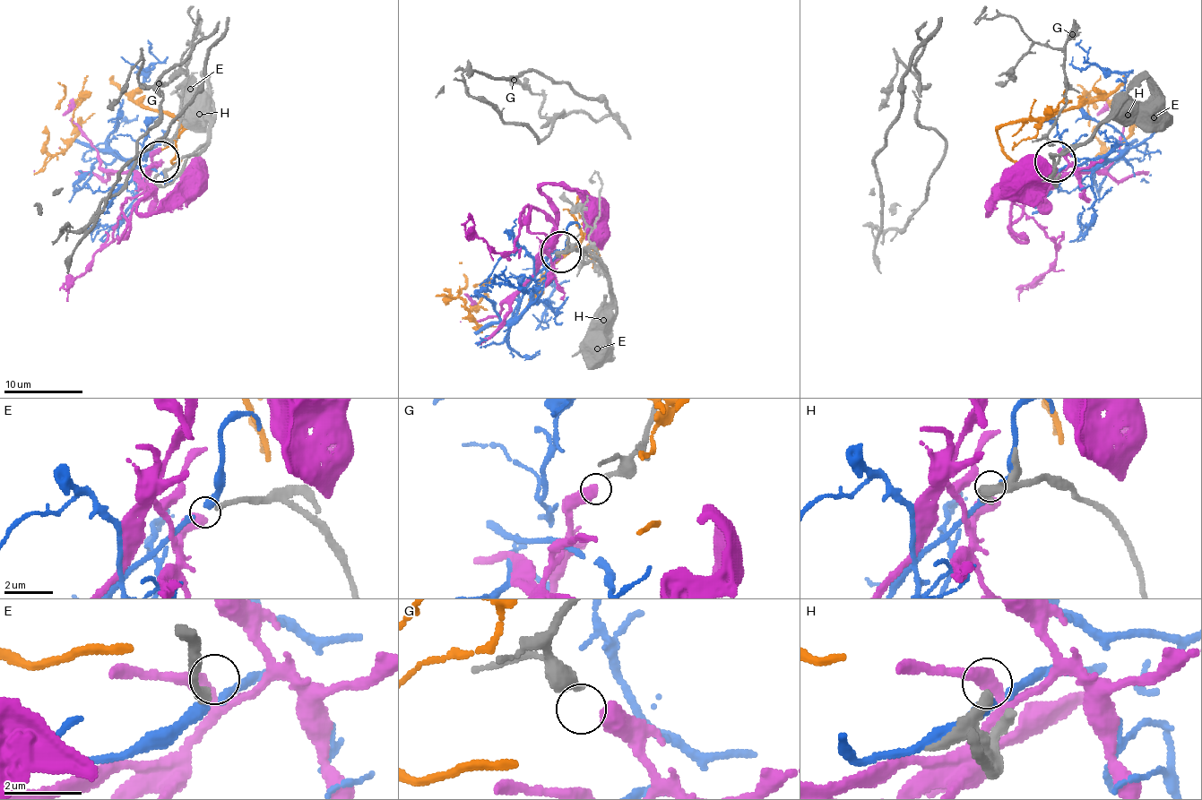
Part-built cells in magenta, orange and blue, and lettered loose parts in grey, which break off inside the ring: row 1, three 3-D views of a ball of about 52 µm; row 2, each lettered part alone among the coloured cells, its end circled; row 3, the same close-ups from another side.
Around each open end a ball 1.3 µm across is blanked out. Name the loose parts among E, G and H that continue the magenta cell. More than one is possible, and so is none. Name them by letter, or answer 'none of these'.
none of these

